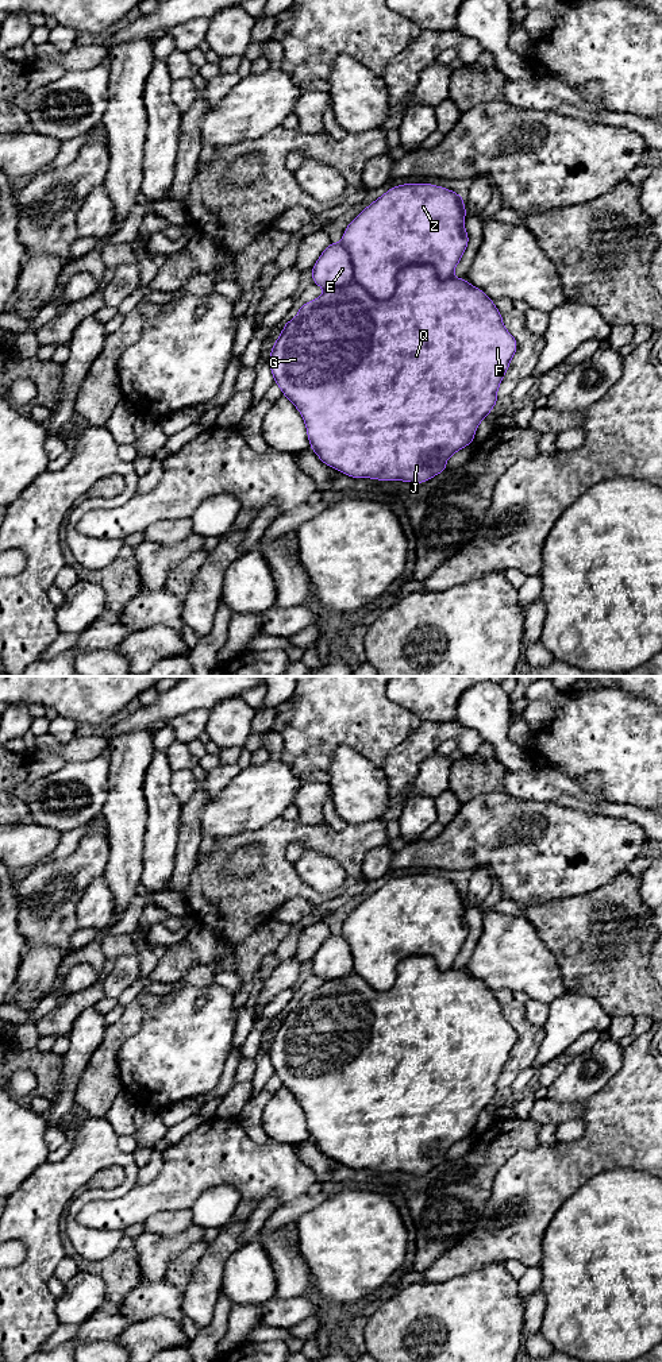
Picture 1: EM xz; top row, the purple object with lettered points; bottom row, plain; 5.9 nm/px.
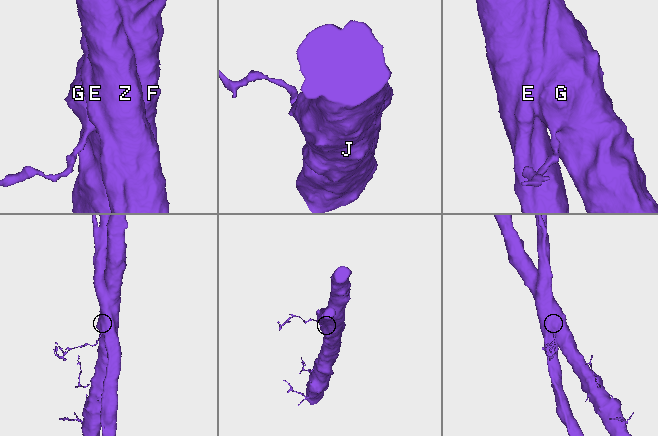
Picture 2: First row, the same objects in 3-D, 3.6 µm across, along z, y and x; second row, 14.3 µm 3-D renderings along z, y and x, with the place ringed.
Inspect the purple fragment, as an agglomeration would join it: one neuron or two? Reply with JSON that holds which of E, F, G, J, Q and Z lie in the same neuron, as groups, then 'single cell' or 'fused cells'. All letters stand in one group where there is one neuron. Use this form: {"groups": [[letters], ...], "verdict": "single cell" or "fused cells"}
{"groups": [["E", "Z"], ["F", "G", "J", "Q"]], "verdict": "fused cells"}

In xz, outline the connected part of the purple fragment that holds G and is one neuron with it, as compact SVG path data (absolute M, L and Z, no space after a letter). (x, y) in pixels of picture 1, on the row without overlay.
M409 956L396 966L396 981L386 991L377 991L357 973L332 979L313 992L301 995L296 1008L286 1015L276 1031L269 1047L269 1058L282 1087L292 1092L304 1110L311 1141L327 1157L351 1168L378 1172L404 1172L423 1174L447 1161L447 1150L474 1133L480 1114L488 1108L497 1089L497 1080L516 1043L517 1033L505 1020L503 1007L494 993L465 969L440 971L430 956Z

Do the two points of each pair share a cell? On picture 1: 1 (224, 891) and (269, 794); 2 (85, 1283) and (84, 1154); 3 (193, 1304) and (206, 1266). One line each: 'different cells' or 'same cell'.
1: different cells
2: different cells
3: same cell

